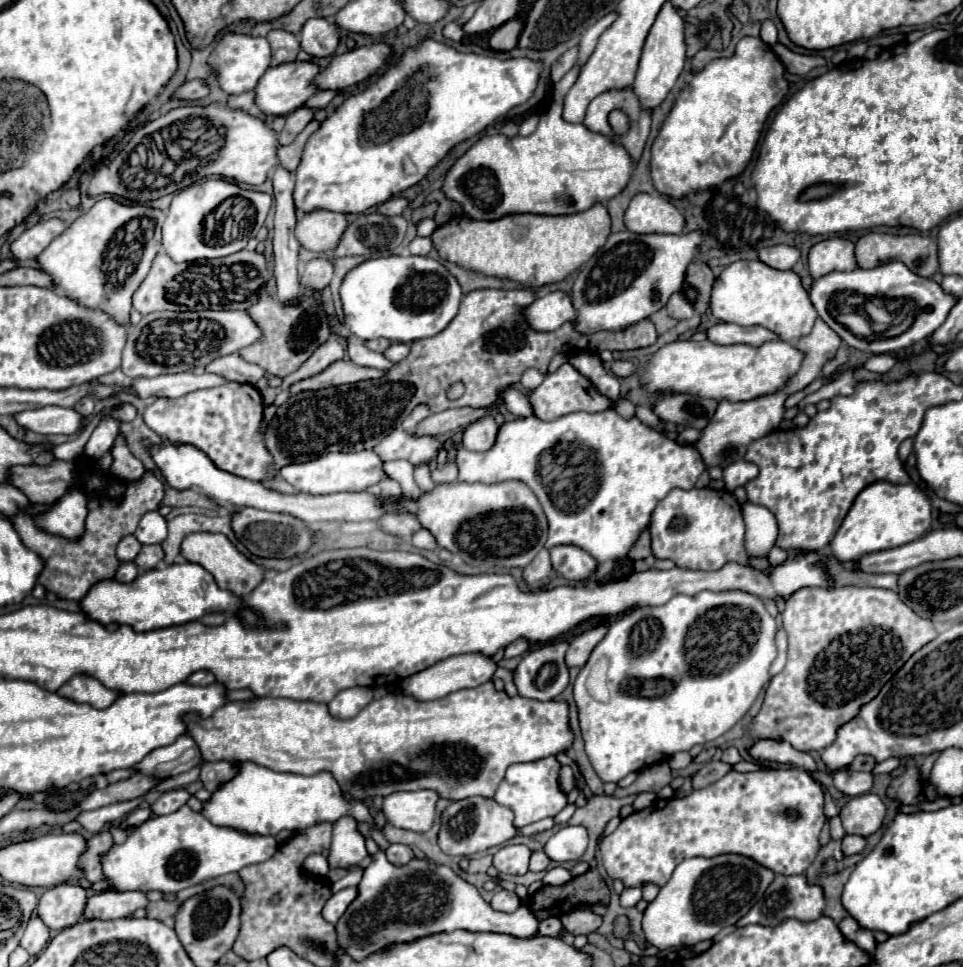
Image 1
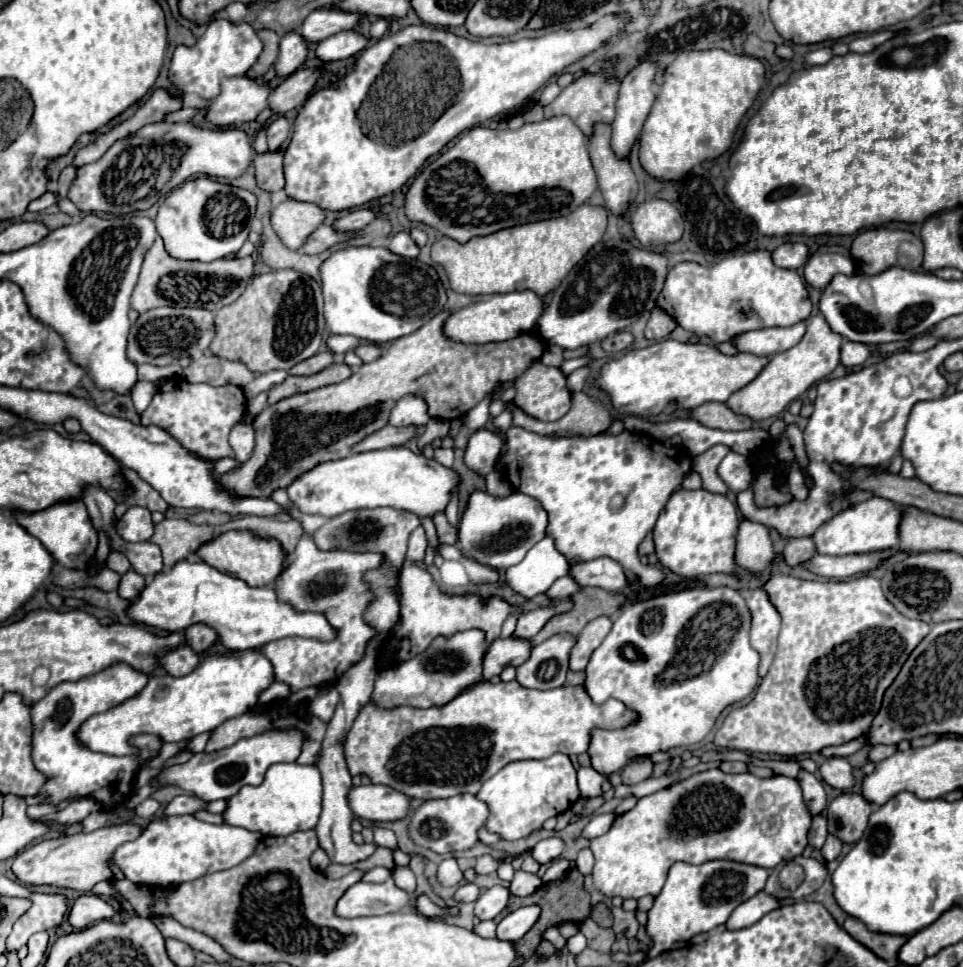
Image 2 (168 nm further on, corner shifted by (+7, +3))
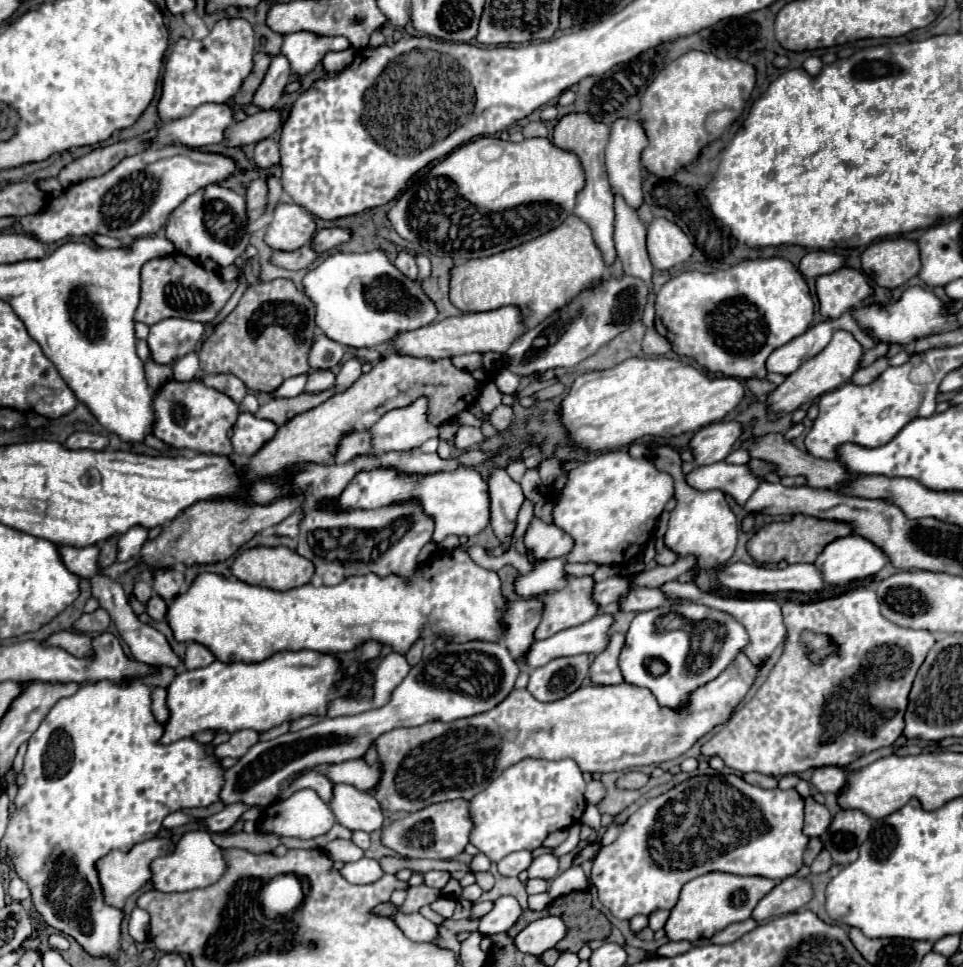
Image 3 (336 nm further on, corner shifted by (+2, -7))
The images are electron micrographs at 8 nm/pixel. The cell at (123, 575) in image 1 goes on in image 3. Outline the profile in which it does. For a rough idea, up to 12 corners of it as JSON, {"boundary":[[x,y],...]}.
{"boundary":[[151,596],[145,612],[153,620],[163,620],[167,604],[159,596]]}

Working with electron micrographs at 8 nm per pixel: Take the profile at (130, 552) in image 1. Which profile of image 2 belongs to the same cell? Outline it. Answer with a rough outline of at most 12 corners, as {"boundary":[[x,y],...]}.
{"boundary":[[110,552],[106,566],[118,574],[130,570],[130,560]]}

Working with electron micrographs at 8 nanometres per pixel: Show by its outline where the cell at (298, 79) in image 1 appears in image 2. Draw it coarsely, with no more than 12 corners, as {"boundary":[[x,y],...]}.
{"boundary":[[226,78],[206,108],[220,128],[250,122],[268,106],[262,80]]}

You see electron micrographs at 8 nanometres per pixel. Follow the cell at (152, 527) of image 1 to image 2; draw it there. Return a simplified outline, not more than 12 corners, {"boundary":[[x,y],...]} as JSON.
{"boundary":[[132,506],[118,520],[126,542],[146,542],[154,532],[150,510]]}

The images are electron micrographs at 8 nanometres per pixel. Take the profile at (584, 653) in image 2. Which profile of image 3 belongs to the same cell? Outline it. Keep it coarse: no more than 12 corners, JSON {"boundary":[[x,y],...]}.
{"boundary":[[611,634],[609,646],[589,664],[593,684],[621,684],[617,664],[625,634]]}

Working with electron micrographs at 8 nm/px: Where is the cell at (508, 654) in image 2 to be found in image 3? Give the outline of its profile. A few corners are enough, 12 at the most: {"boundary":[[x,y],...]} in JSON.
{"boundary":[[613,618],[533,642],[523,656],[535,670],[559,656],[597,654],[607,646]]}

